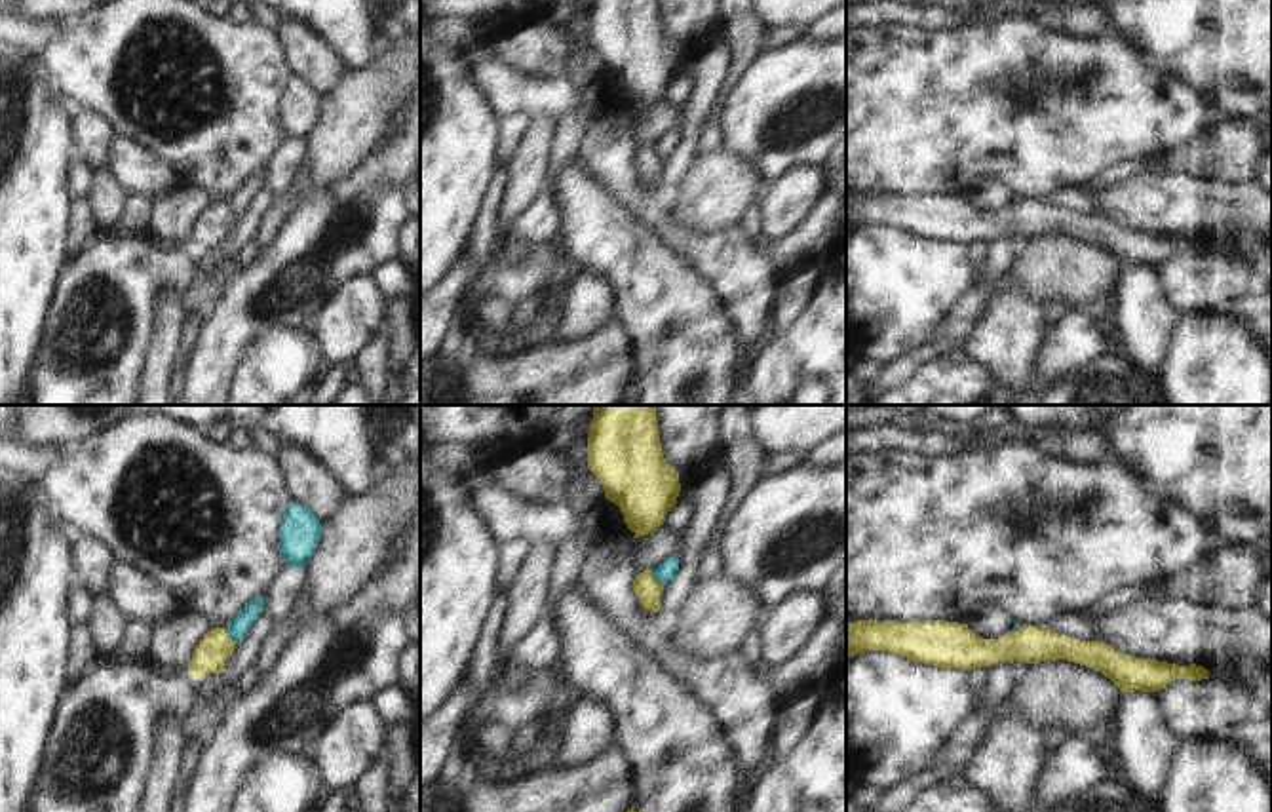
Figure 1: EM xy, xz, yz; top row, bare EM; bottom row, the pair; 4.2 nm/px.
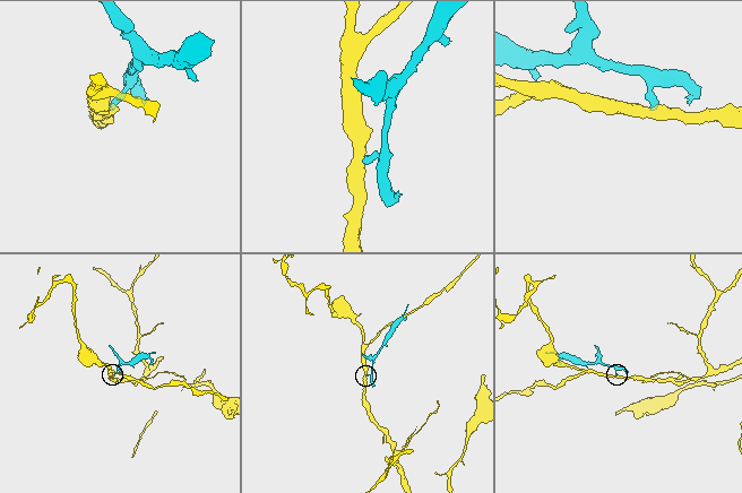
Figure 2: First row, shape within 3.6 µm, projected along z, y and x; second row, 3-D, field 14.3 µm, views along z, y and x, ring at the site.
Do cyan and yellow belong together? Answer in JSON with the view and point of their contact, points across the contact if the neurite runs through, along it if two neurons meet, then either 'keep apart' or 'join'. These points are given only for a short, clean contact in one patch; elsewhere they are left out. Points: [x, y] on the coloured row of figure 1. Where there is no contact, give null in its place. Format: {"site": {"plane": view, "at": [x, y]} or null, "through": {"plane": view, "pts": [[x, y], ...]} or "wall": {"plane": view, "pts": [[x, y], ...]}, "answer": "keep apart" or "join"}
{"site": {"plane": "xz", "at": [655, 579]}, "wall": {"plane": "xz", "pts": [[651, 571], [662, 584]]}, "answer": "keep apart"}

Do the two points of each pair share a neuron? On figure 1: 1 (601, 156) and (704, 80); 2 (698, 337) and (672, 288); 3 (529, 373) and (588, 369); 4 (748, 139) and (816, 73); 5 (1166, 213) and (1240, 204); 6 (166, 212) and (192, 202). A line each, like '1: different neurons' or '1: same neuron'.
1: different neurons
2: same neuron
3: same neuron
4: same neuron
5: same neuron
6: same neuron

